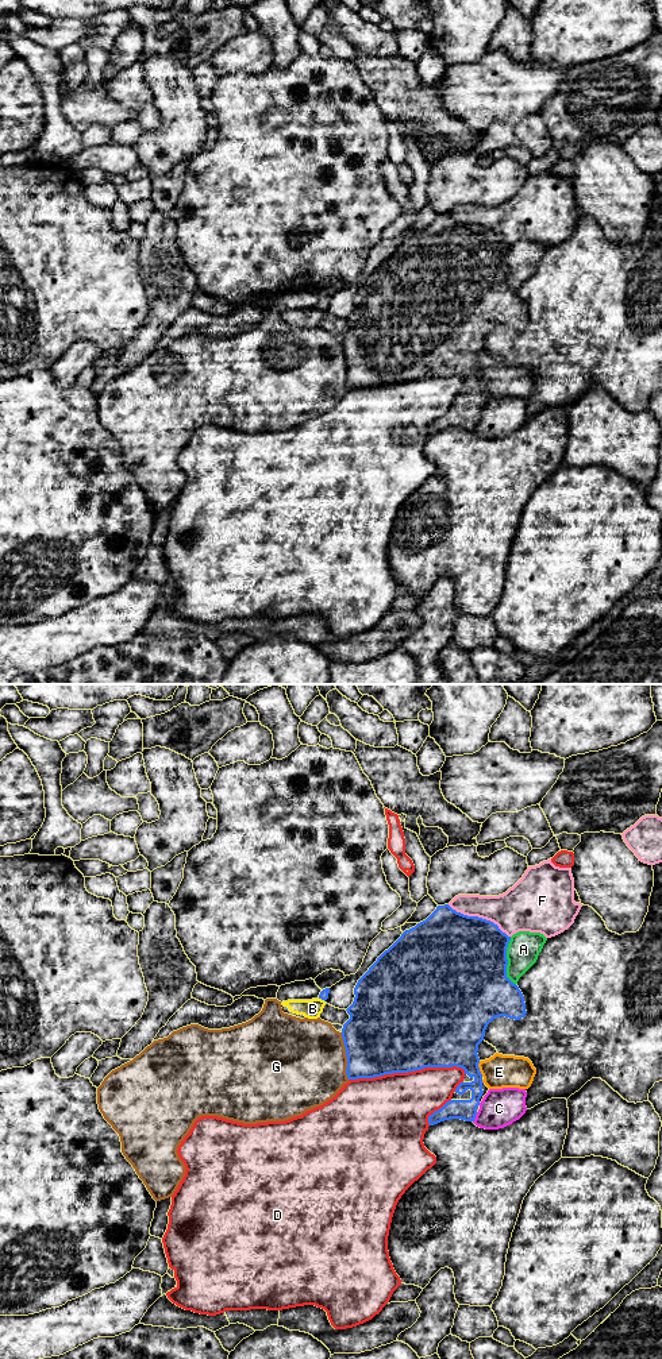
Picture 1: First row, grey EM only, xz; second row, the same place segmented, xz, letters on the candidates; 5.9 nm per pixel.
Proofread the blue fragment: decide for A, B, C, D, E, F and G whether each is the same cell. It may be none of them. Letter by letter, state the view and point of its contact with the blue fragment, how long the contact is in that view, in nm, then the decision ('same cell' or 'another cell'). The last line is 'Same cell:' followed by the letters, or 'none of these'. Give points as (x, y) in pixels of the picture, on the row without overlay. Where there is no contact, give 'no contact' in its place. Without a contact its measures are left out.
A: contact xz (507, 270); length 280 nm; another cell
B: contact xz (322, 308); length 50 nm; another cell
C: contact xz (474, 427); length 70 nm; another cell
D: contact xz (407, 381); length 700 nm; another cell
E: contact xz (478, 378); length 100 nm; another cell
F: contact xz (477, 226); length 420 nm; another cell
G: contact xz (346, 365); length 280 nm; another cell
Same cell: none of these

